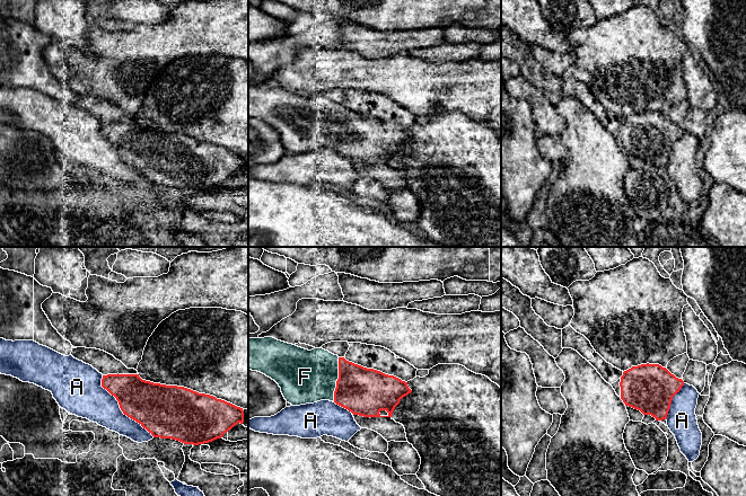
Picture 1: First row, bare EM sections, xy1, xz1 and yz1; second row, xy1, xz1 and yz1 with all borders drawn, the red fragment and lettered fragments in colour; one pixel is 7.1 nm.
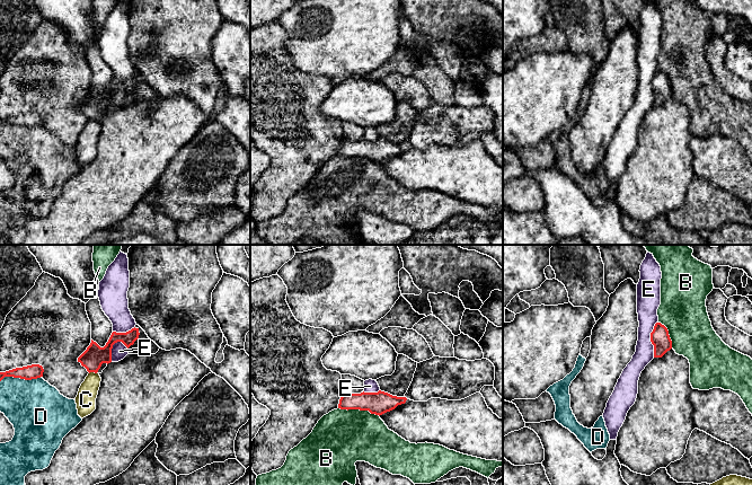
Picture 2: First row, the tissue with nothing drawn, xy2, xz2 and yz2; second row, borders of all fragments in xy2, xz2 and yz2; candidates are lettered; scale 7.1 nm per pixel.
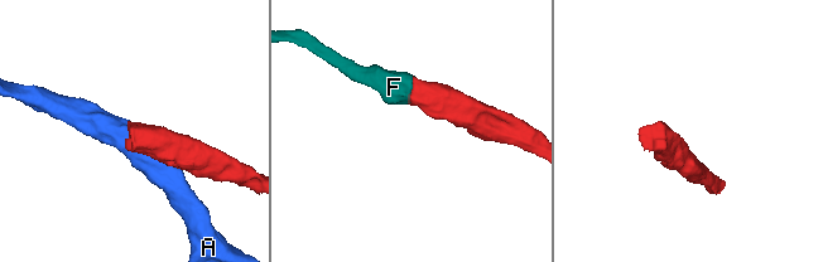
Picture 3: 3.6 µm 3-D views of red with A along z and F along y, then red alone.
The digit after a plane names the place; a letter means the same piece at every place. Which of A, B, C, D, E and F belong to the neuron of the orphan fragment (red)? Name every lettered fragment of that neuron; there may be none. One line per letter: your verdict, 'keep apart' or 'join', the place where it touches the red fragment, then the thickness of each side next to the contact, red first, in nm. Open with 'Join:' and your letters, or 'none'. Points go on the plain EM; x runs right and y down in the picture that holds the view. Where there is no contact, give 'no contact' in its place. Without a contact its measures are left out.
Join: F
A: keep apart; contact xy1 (121, 157); calibres 320 and 280 nm
B: keep apart; contact xz2 (359, 156); calibres 160 and 400 nm
C: keep apart; contact xy2 (93, 118); calibres 160 and 140 nm
D: keep apart; contact xy2 (20, 125); calibres 110 and 400 nm
E: keep apart; contact yz2 (651, 87); calibres 140 and 160 nm
F: join; contact xz1 (338, 127); calibres 340 and 380 nm

